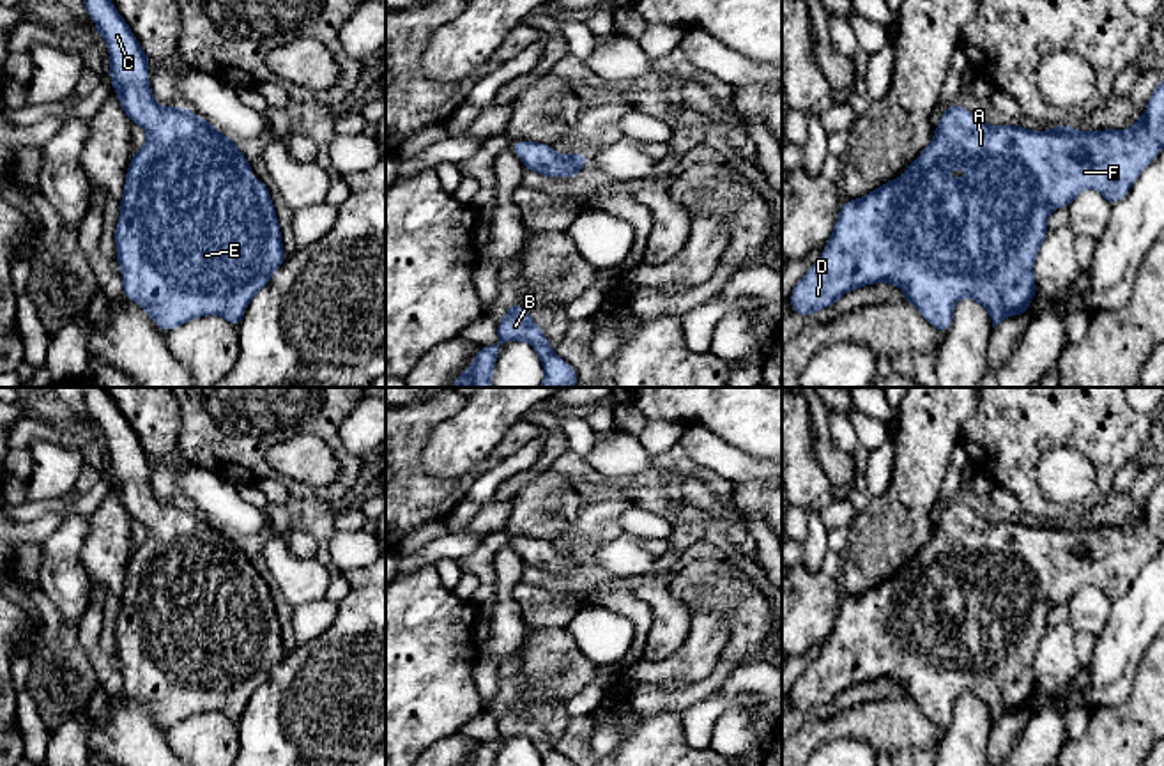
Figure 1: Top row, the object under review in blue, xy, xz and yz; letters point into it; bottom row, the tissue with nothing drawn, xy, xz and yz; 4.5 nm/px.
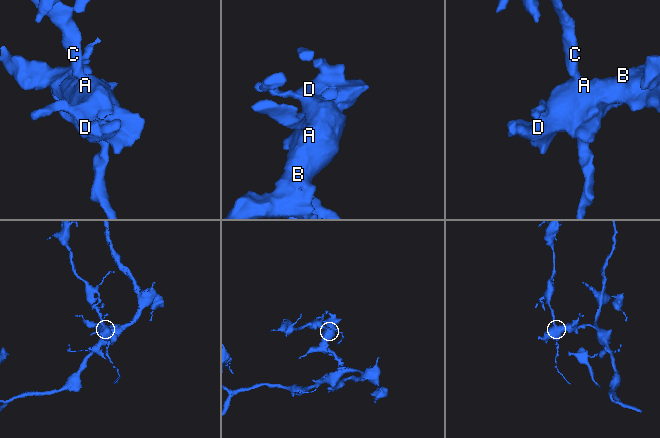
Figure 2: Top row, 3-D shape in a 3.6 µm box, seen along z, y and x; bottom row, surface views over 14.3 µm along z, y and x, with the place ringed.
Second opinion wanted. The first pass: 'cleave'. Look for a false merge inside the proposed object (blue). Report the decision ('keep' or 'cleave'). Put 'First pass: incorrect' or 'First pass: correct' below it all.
keep
First pass: incorrect

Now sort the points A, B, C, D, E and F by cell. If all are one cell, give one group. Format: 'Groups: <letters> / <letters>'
Groups: A B C D E F

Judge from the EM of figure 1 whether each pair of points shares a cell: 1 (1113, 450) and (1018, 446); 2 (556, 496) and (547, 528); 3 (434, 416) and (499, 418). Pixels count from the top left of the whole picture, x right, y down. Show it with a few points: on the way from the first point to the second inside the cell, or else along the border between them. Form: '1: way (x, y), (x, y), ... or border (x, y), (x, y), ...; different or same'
1: way (1090, 430), (1041, 430); same
2: way (549, 503), (547, 520); same
3: border (462, 405), (428, 434), (425, 446); different

